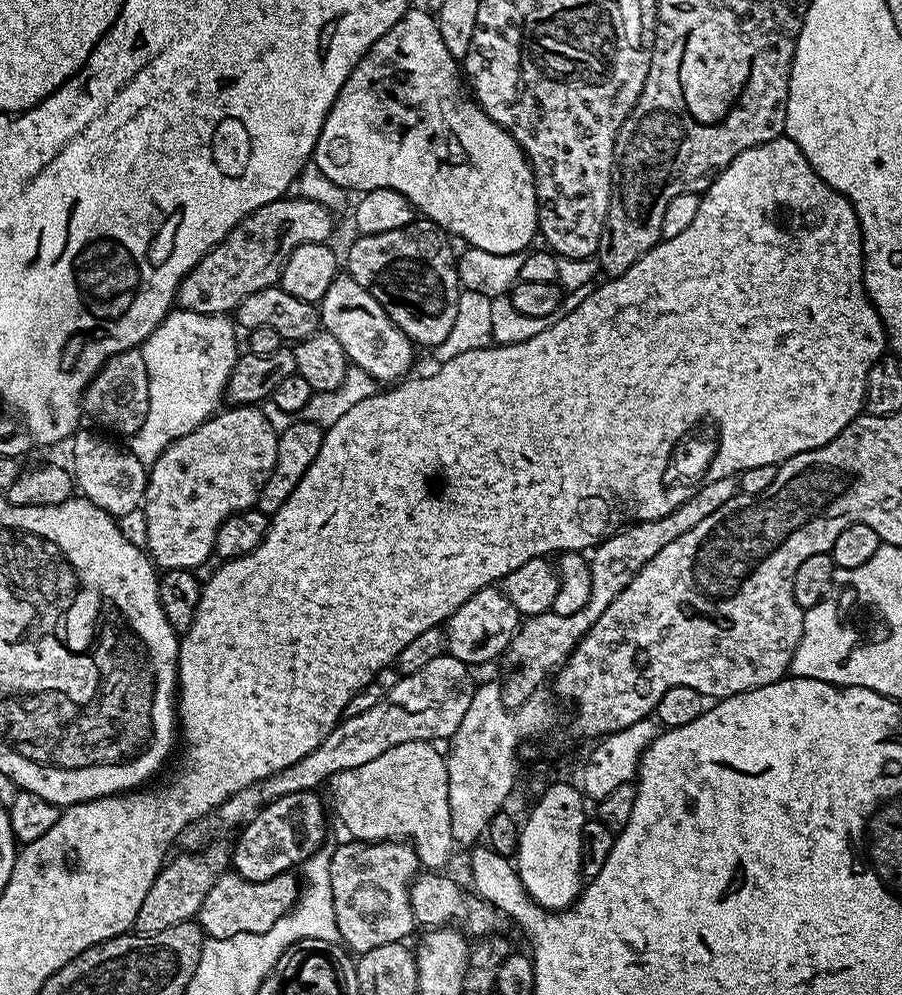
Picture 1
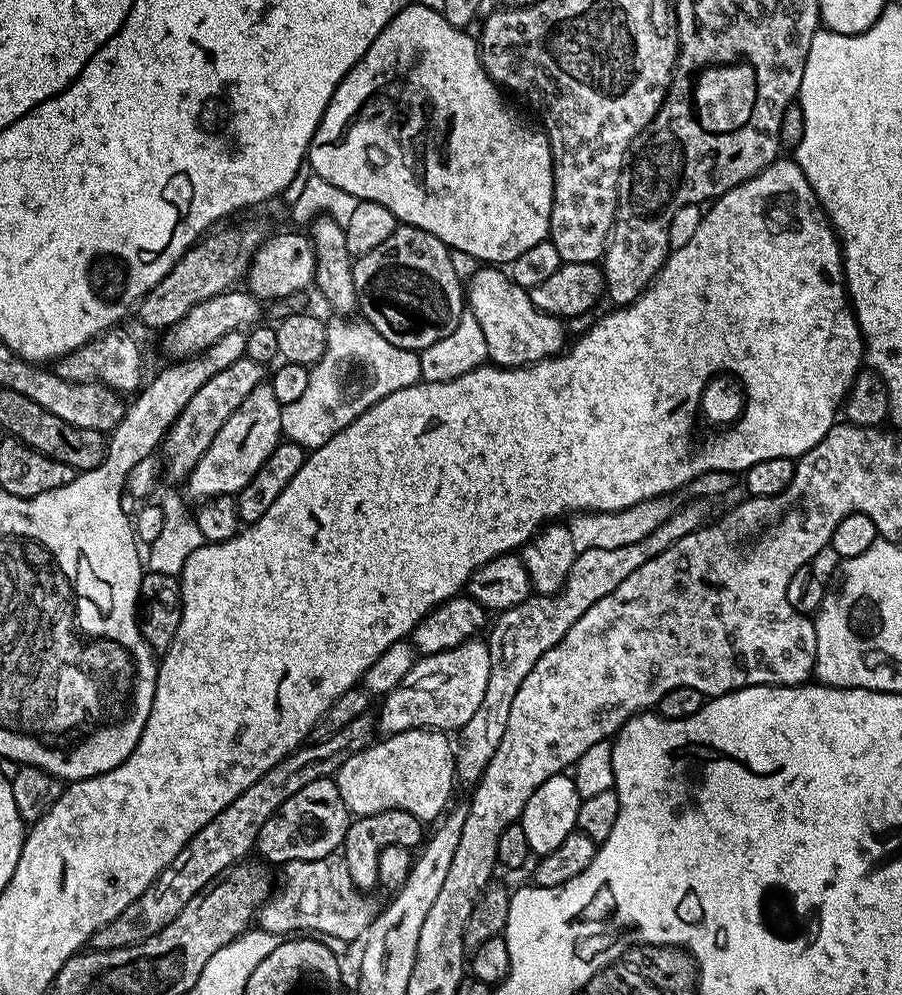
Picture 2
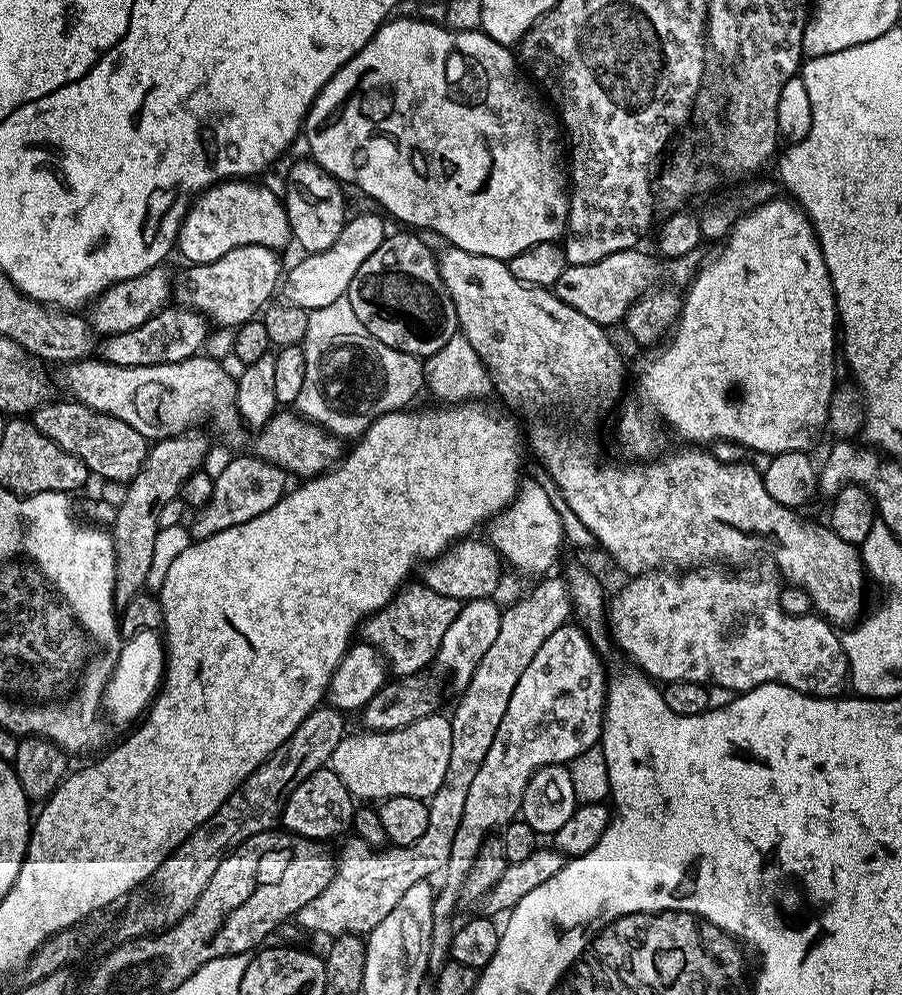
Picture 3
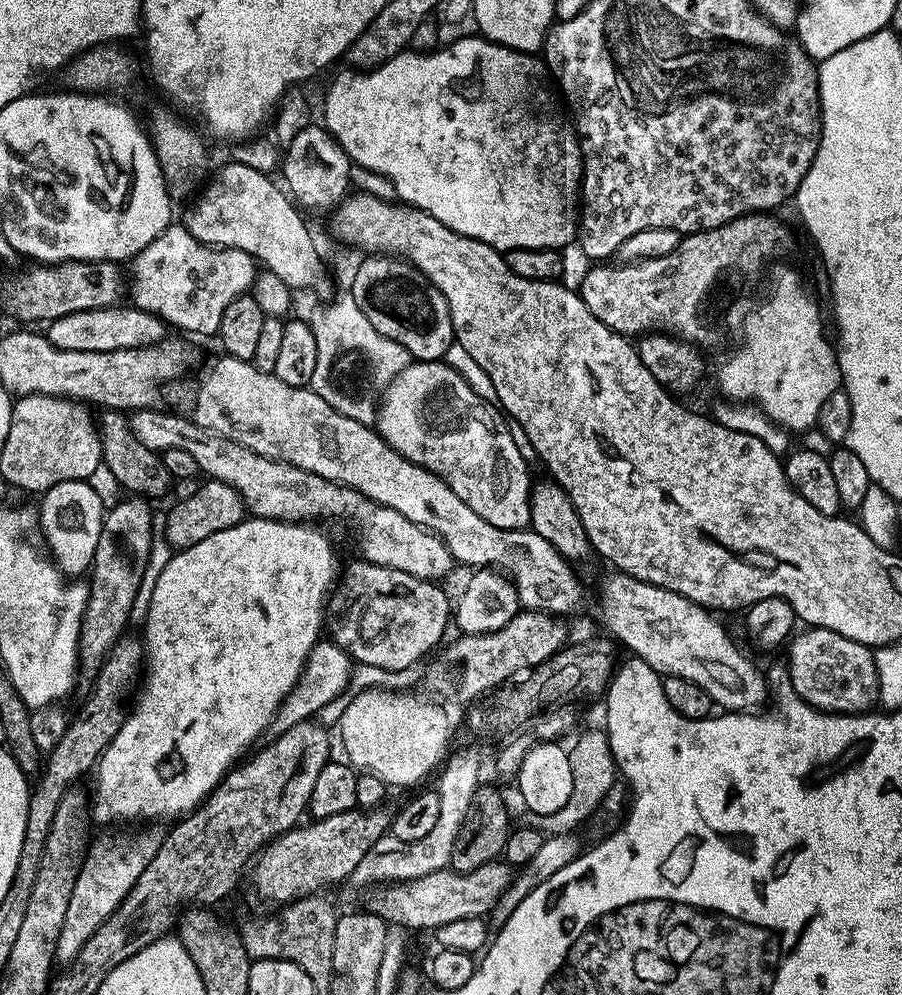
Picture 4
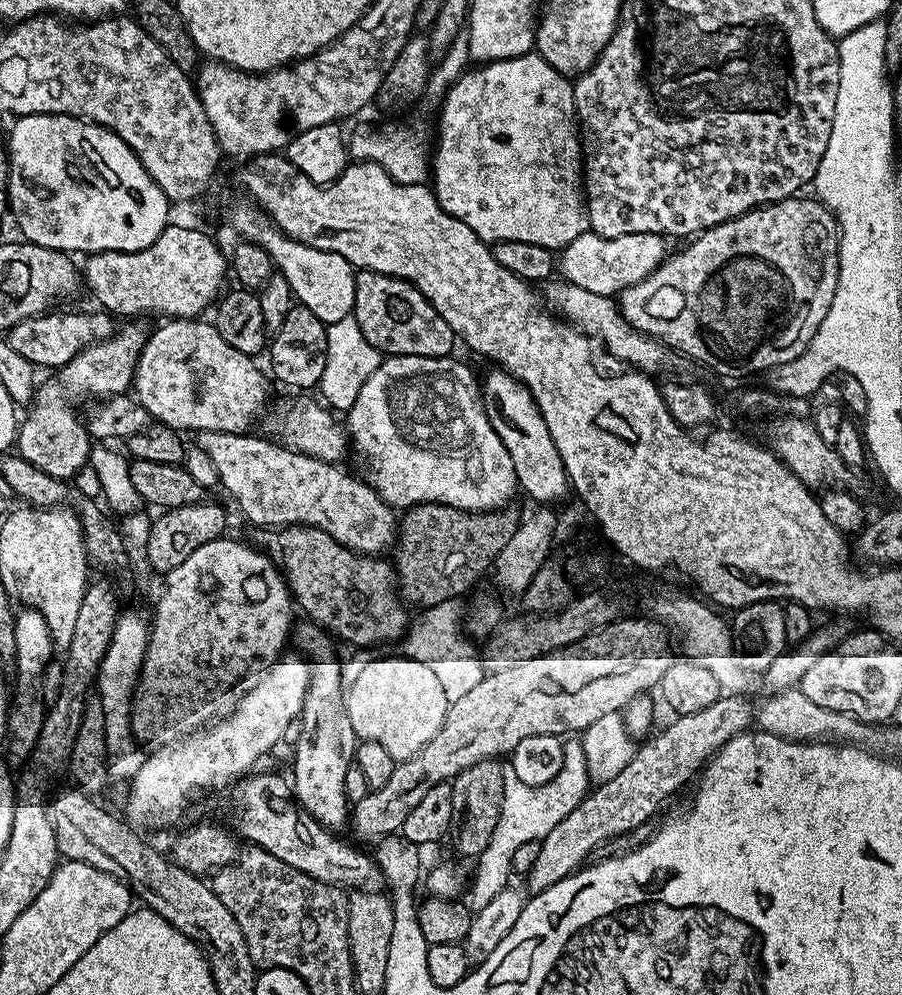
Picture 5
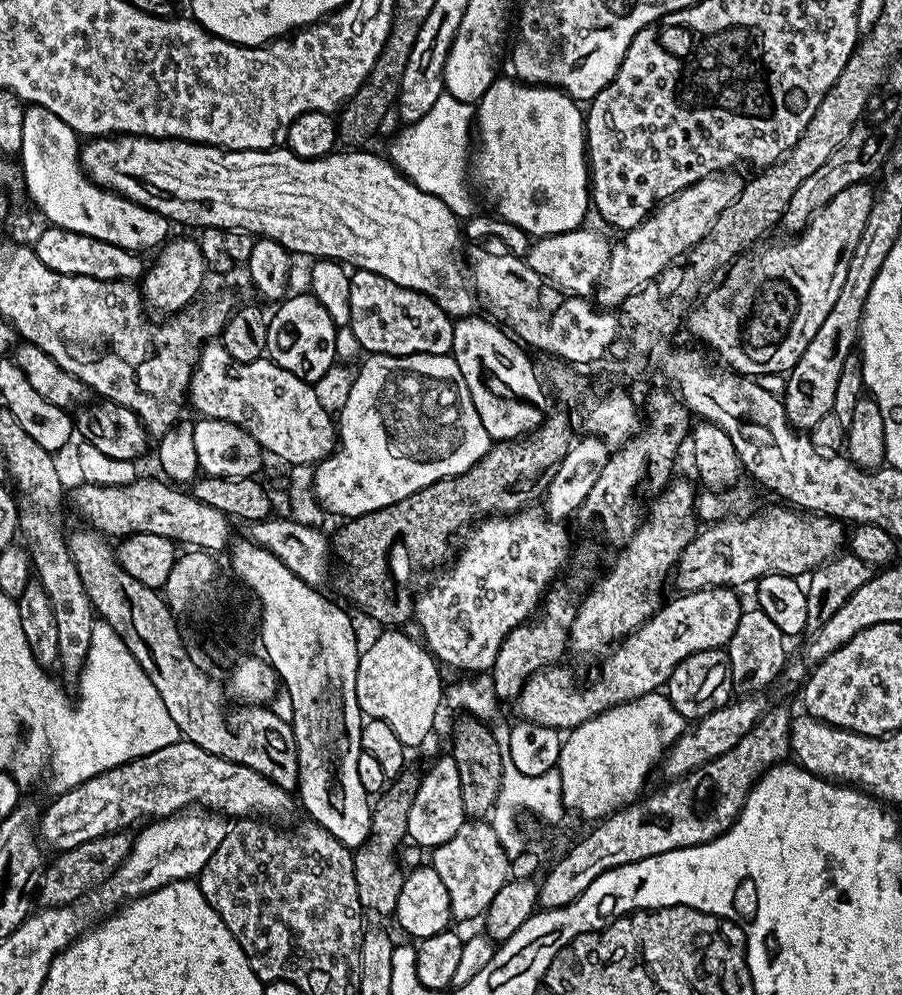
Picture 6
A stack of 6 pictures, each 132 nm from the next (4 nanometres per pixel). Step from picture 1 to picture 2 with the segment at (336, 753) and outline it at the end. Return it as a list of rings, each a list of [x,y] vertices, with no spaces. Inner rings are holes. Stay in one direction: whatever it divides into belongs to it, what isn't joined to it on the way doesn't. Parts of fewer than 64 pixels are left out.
[[[473,638],[454,646],[445,652],[439,652],[433,656],[421,655],[416,665],[402,678],[402,682],[383,697],[384,704],[378,711],[378,728],[381,733],[391,734],[393,732],[405,732],[415,728],[434,728],[445,734],[453,730],[459,730],[474,718],[474,710],[482,703],[486,695],[486,682],[490,682],[490,650],[483,639]]]

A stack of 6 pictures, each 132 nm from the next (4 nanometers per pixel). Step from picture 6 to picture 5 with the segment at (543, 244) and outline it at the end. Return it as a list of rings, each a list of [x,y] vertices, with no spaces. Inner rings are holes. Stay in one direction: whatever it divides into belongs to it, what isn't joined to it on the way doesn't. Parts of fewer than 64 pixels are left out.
[[[589,230],[574,238],[574,242],[567,244],[559,253],[558,272],[574,286],[590,290],[590,294],[615,297],[622,290],[642,282],[655,268],[659,268],[669,255],[668,244],[669,241],[659,232],[606,238]]]

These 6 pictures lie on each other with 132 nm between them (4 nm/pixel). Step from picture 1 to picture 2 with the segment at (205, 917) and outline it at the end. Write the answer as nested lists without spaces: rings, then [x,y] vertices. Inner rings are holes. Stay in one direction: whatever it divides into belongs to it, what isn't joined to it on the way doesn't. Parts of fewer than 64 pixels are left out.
[[[340,854],[317,860],[295,860],[283,865],[284,885],[280,889],[277,887],[261,904],[259,931],[281,938],[293,934],[319,934],[334,940],[359,941],[372,927],[374,908],[372,912],[371,902],[356,889],[351,871],[348,861]]]

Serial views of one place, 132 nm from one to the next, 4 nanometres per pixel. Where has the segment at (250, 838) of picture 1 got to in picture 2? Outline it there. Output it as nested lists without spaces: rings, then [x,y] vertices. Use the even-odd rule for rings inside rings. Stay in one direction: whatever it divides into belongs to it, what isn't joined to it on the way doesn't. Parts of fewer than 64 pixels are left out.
[[[335,779],[310,782],[310,786],[302,786],[294,798],[286,798],[280,809],[264,823],[256,839],[255,851],[260,852],[261,861],[277,866],[295,860],[326,858],[343,845],[349,823],[350,813],[346,802],[342,802],[342,794],[338,794]]]

